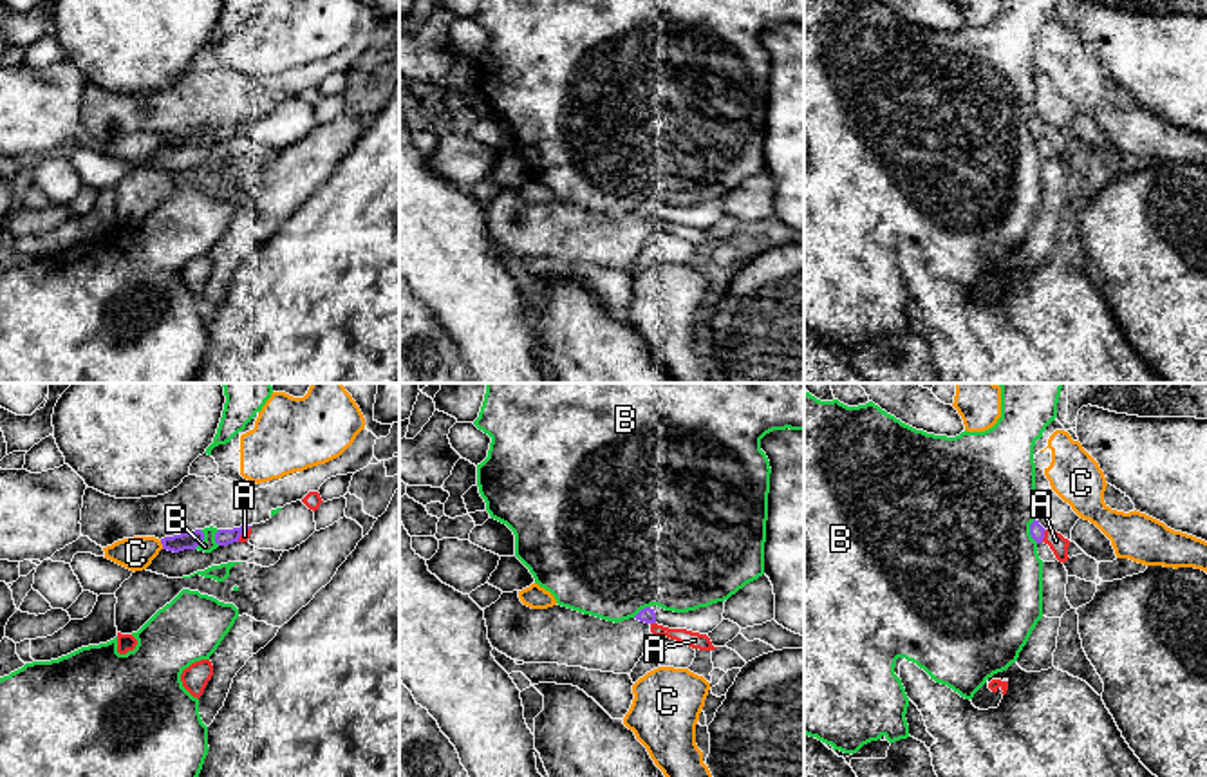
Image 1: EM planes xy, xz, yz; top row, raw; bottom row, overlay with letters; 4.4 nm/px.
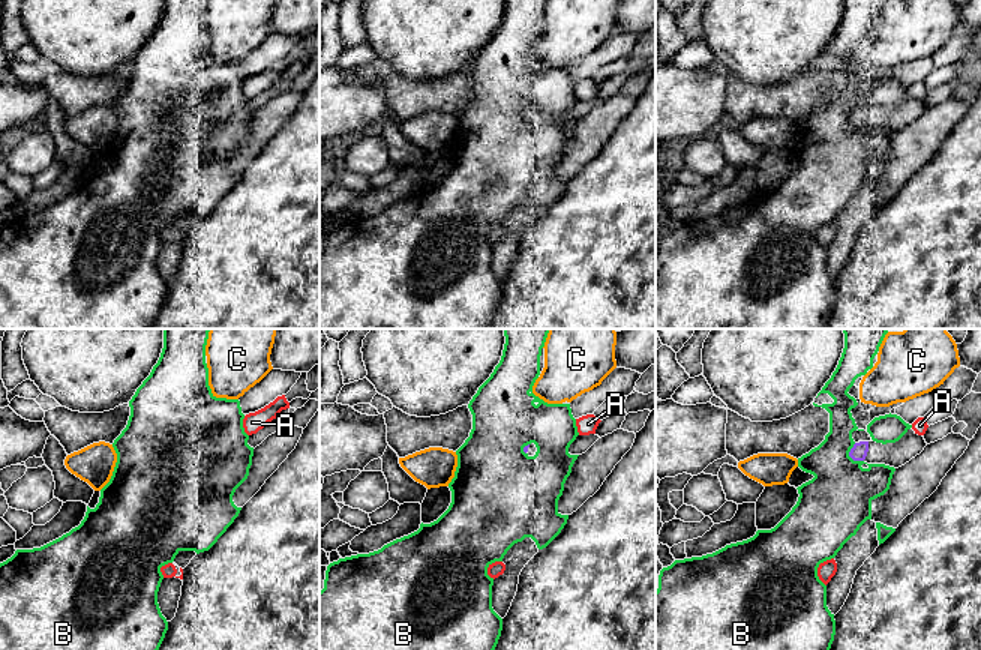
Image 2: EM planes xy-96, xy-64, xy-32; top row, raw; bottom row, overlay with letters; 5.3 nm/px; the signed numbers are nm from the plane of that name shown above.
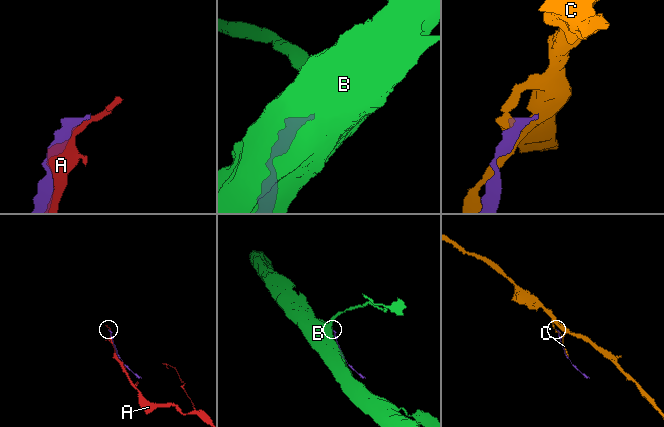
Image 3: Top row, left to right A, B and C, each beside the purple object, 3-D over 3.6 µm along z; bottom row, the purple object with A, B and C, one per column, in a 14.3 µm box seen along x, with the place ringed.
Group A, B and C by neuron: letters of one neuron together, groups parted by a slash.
A / B / C

